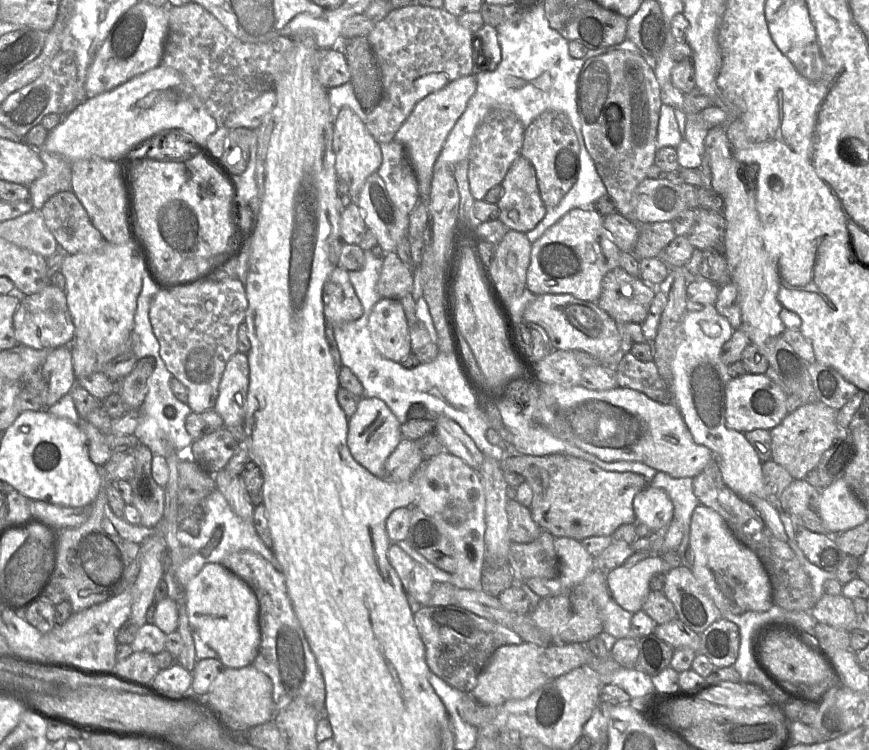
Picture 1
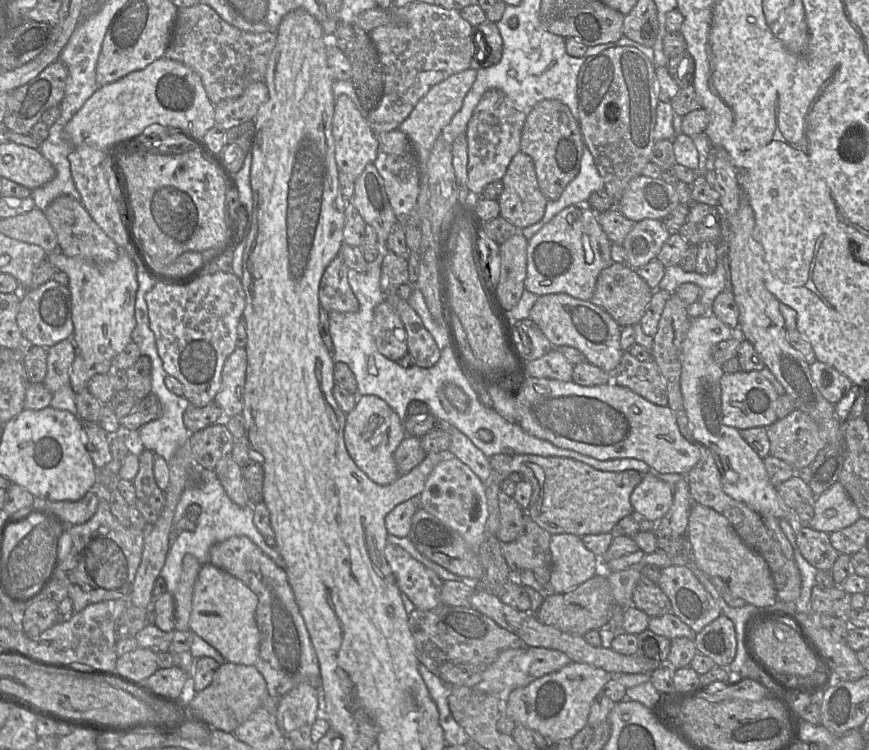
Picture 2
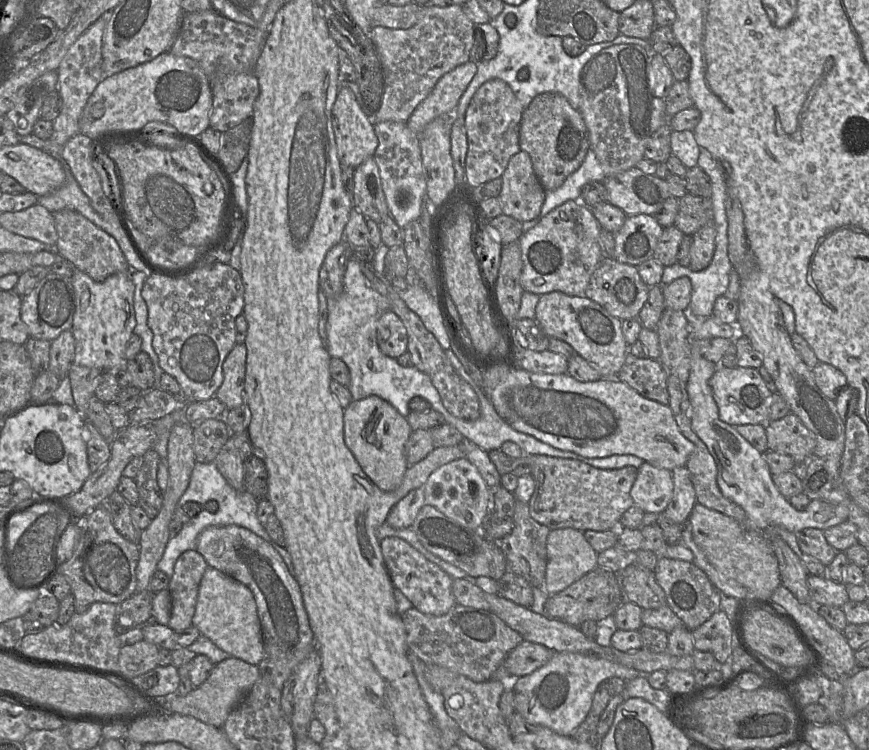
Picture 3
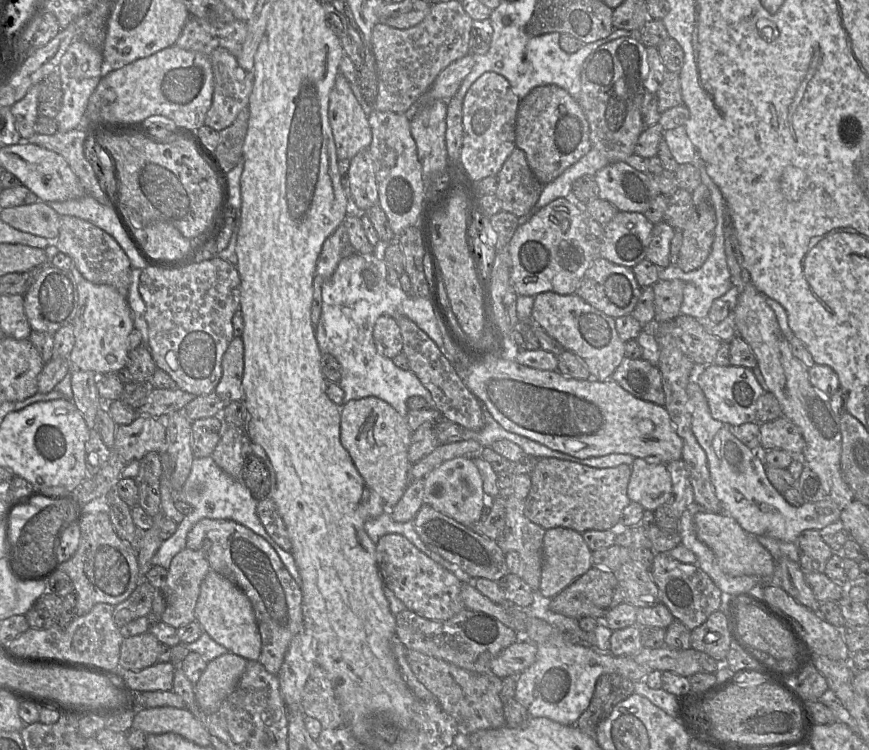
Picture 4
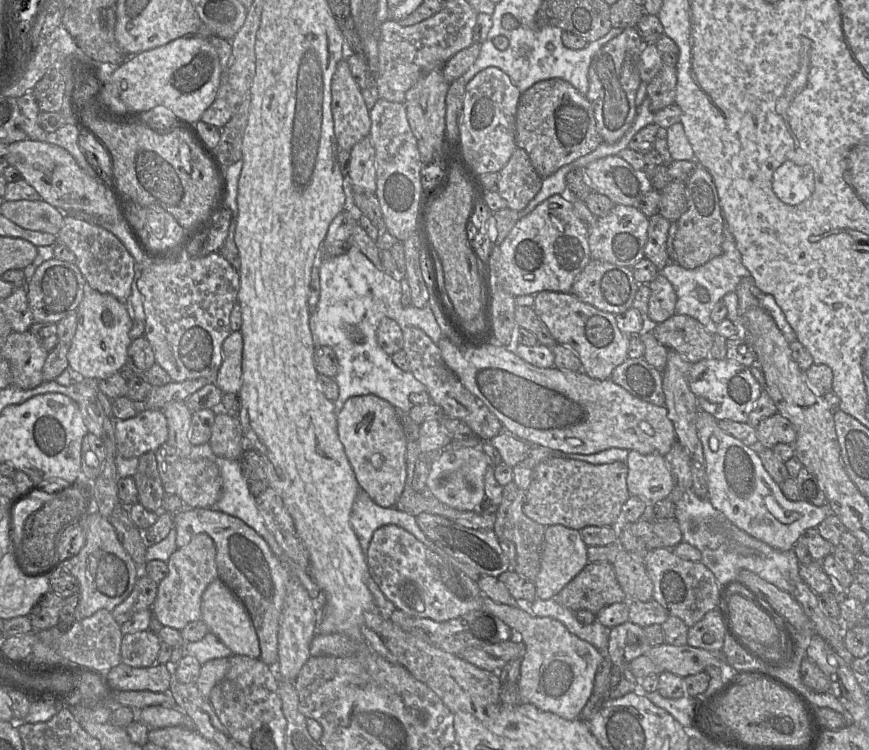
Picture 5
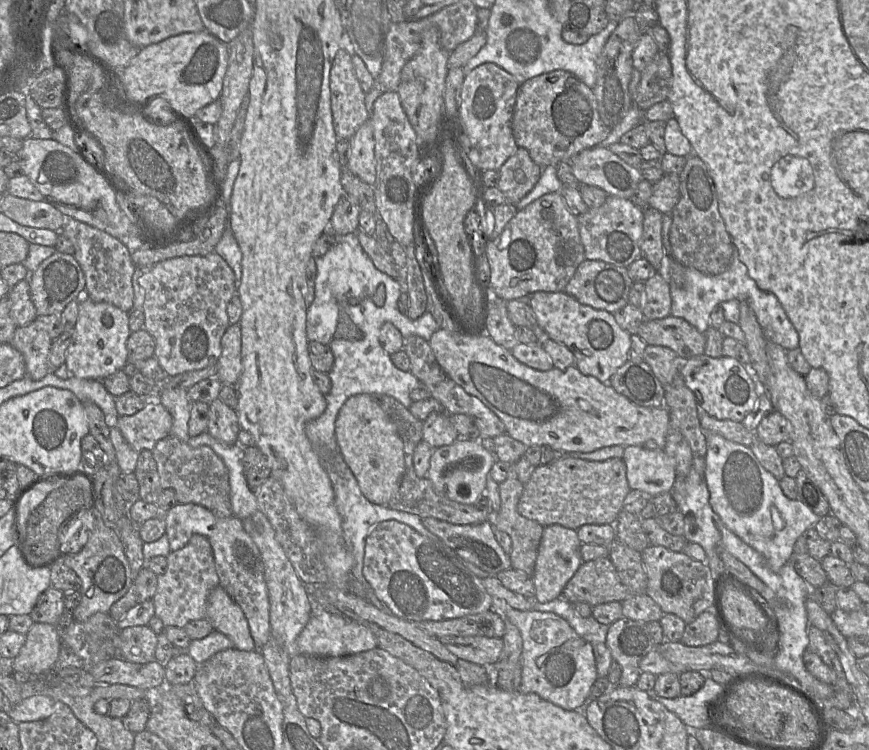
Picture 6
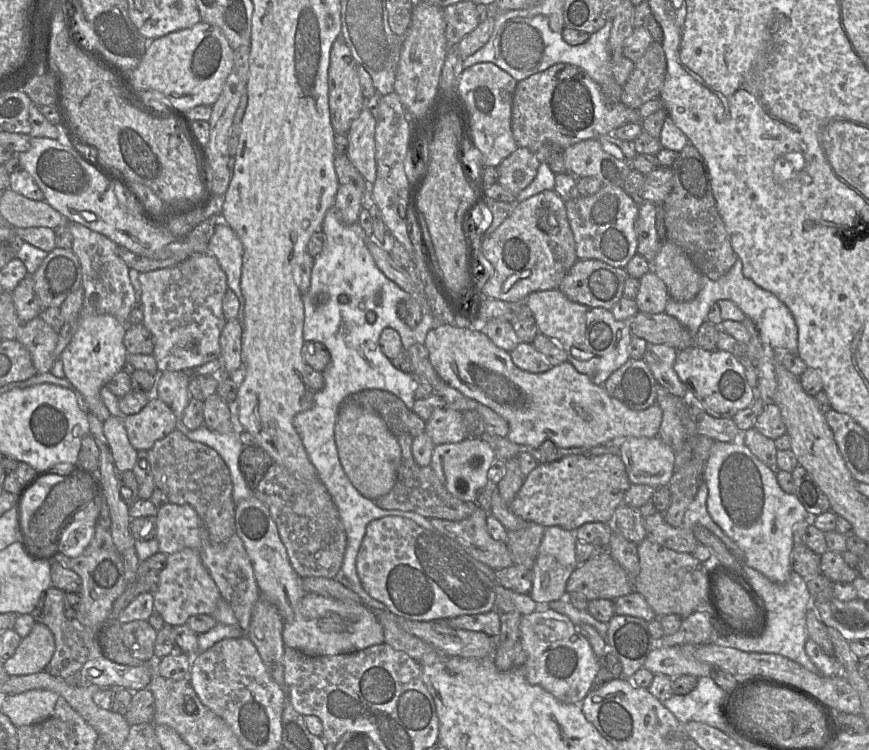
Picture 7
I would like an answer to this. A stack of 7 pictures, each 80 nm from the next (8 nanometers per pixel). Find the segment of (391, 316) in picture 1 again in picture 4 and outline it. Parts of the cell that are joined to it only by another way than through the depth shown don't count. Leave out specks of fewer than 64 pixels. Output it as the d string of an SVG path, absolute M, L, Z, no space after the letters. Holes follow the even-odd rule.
M382 315L376 320L373 338L378 352L387 358L393 359L403 351L400 327L391 316Z

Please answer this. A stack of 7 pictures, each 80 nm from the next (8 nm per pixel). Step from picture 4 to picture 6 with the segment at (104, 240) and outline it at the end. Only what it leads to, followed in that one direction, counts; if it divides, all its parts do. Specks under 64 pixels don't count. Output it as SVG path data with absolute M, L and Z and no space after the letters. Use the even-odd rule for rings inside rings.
M65 215L61 231L74 246L74 257L85 275L85 293L94 302L107 302L129 313L133 309L132 276L136 269L129 249L117 238Z

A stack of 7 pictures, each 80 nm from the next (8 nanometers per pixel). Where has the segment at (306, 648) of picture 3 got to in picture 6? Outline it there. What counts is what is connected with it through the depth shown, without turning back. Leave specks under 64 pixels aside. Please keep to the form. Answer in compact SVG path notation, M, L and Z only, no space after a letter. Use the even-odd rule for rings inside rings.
M177 504L164 513L170 551L185 547L193 535L203 535L213 550L215 569L221 586L238 604L248 621L256 648L260 650L271 637L270 602L264 577L264 565L258 547L246 533L241 519L220 518L210 510L195 504Z

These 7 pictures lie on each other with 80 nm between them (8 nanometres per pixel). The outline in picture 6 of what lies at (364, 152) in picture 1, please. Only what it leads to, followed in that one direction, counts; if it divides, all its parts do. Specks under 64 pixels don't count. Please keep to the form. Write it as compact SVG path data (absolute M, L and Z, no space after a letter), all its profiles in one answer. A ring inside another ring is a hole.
M341 47L330 70L332 122L337 139L350 139L369 119L362 91L354 73L351 48Z

